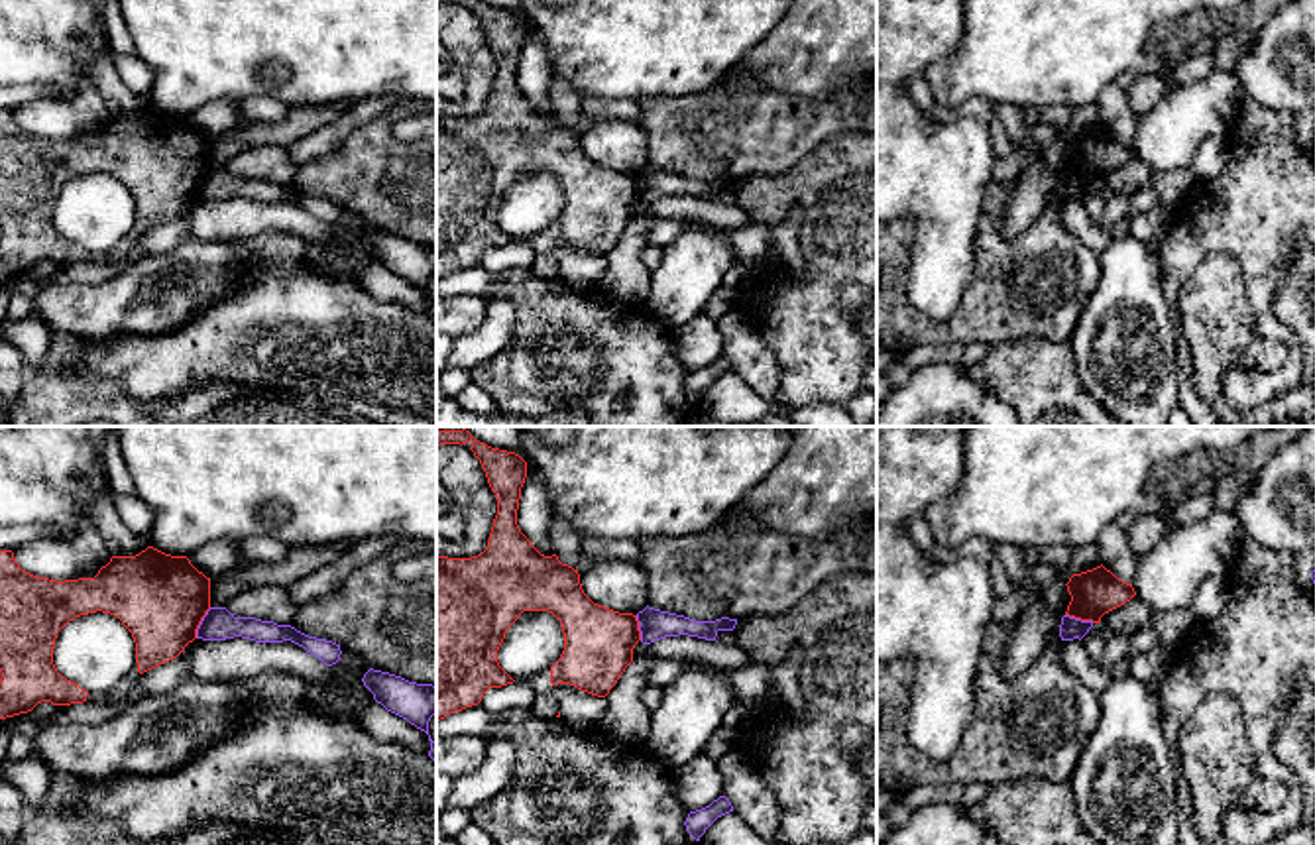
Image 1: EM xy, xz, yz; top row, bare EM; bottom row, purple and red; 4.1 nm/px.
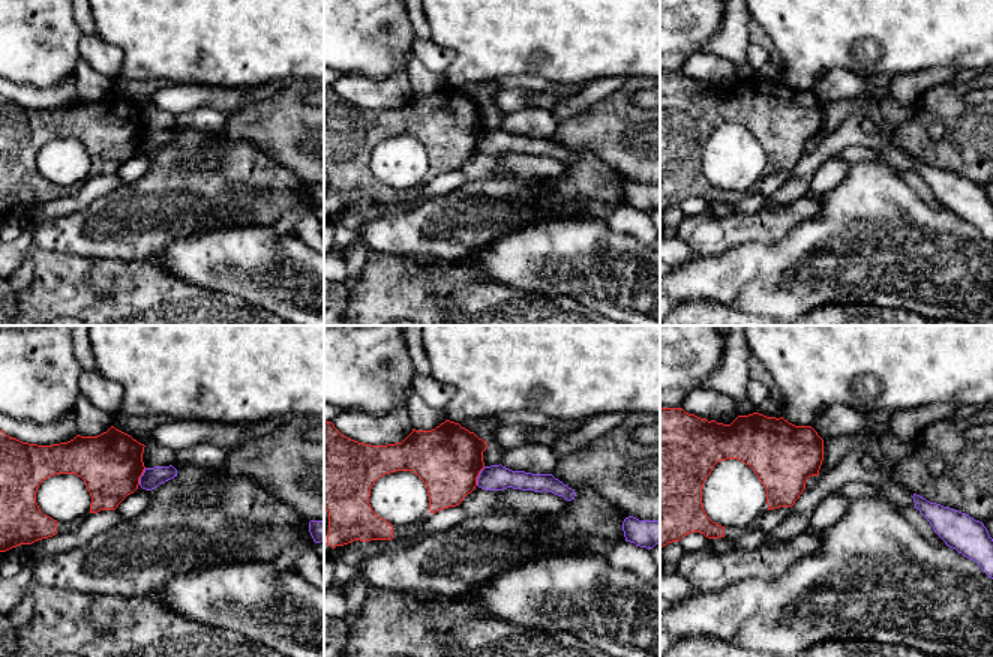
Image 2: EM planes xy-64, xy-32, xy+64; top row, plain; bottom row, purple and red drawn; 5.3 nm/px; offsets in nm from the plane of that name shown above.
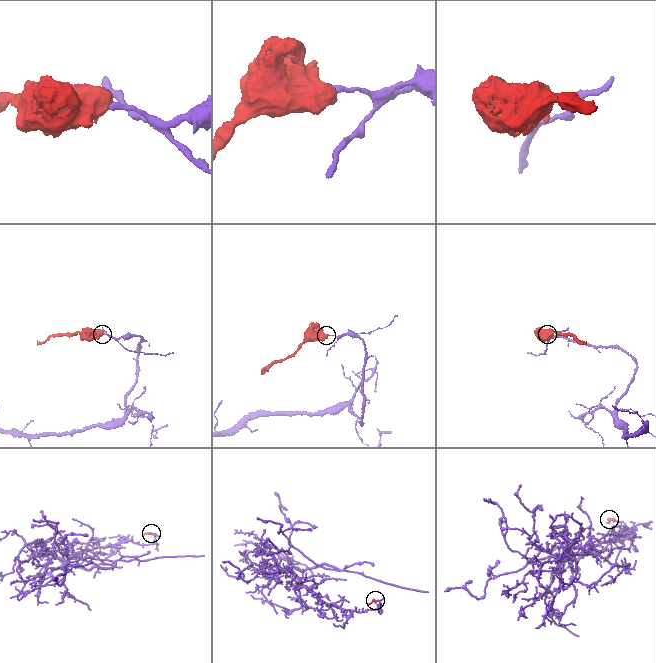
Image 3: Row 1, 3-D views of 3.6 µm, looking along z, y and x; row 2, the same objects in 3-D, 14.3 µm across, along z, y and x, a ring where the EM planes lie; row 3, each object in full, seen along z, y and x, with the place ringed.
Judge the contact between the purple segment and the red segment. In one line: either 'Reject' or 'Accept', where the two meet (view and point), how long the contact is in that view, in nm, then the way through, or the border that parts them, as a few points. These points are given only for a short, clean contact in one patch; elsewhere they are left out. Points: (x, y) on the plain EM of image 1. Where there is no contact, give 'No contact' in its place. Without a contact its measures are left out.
Reject. Touches purple at xy (201, 183). Shared border 140 nm. Boundary: xy (211, 168), (195, 197)

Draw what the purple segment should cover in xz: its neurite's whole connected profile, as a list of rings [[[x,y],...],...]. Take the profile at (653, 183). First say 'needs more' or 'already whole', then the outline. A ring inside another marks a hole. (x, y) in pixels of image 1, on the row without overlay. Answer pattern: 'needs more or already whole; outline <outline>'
already whole; outline [[[649,165],[637,173],[637,181],[639,181],[643,204],[651,204],[664,197],[678,197],[678,195],[715,200],[719,191],[733,191],[737,185],[737,179],[729,179],[729,177],[721,177],[715,181],[696,181]]]

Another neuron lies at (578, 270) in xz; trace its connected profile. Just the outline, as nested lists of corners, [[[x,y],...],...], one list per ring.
[[[558,244],[554,250],[560,279],[572,289],[594,287],[603,271],[603,257],[582,252],[570,244]]]

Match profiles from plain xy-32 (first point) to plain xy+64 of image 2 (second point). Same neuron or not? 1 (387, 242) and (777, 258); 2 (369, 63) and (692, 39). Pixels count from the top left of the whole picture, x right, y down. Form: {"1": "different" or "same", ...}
{"1": "different", "2": "same"}

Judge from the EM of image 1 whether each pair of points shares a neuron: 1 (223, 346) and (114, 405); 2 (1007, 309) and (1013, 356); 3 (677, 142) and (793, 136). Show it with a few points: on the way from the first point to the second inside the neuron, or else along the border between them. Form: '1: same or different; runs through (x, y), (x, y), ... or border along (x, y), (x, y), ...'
1: different; border along (87, 372), (114, 378), (138, 401), (173, 397)
2: different; border along (1056, 340), (1009, 338), (991, 346)
3: same; runs through (706, 136), (763, 136)

